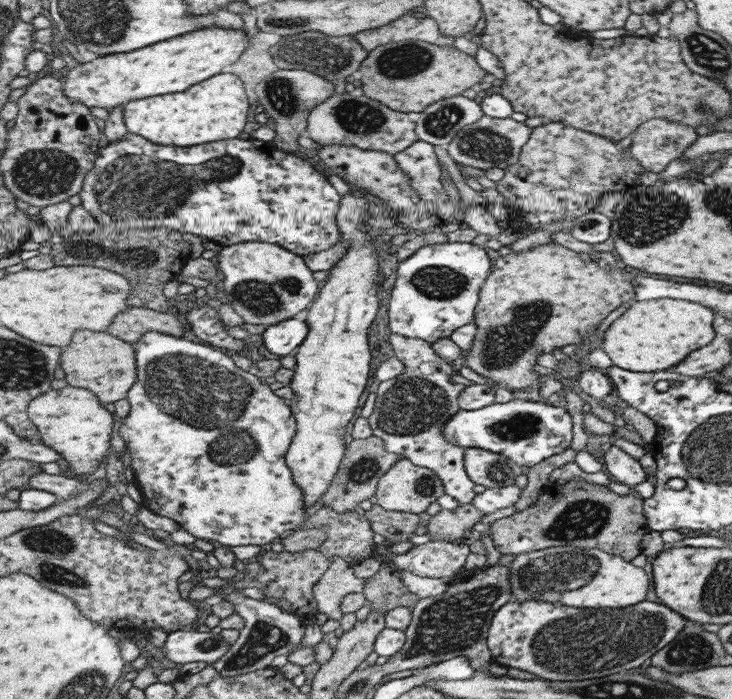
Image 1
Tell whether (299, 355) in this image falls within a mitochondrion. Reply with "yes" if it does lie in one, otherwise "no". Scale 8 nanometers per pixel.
no

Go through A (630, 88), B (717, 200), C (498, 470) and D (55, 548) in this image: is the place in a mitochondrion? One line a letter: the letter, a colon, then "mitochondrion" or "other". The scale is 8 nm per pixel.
A: other
B: mitochondrion
C: mitochondrion
D: mitochondrion

